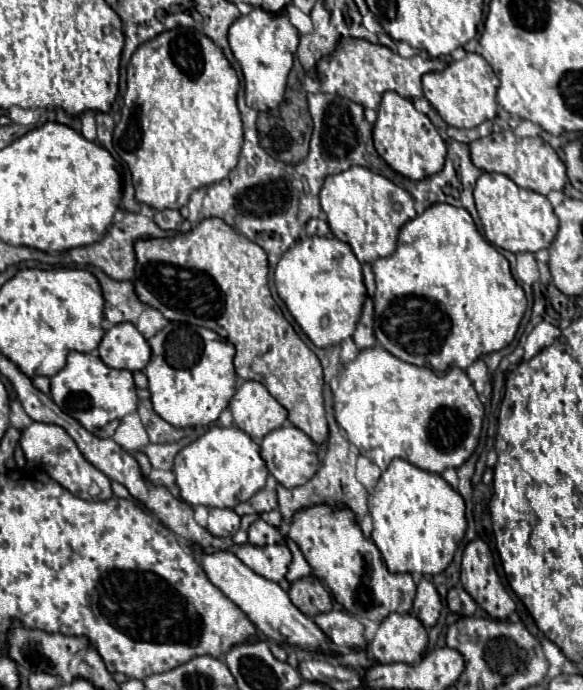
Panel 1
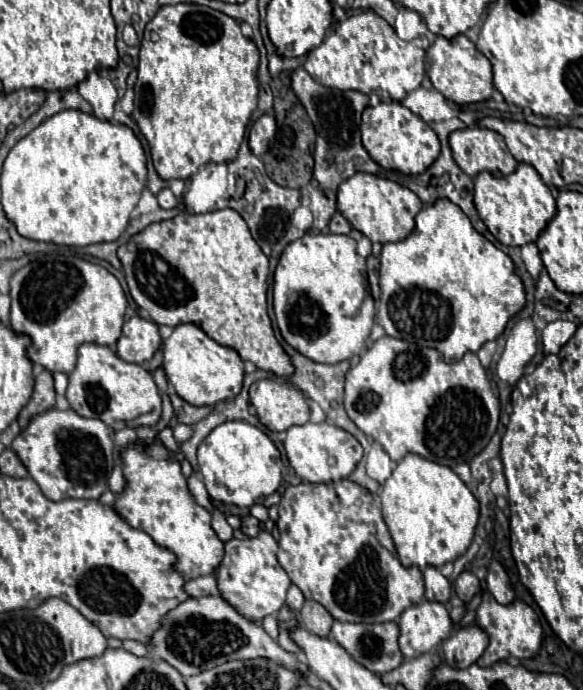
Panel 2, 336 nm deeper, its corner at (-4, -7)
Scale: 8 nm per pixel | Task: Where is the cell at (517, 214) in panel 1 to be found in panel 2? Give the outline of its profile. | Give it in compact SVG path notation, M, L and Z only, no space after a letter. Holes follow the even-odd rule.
M518 163L516 171L510 175L478 173L474 179L474 205L488 231L504 245L526 245L536 241L546 223L556 215L556 201L550 187L544 185L540 173L528 163Z

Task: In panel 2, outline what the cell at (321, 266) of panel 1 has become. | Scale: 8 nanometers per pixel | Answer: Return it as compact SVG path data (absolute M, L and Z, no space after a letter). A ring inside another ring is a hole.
M318 233L292 241L278 261L274 271L274 315L284 341L300 351L304 357L316 363L340 363L344 359L352 359L366 349L366 341L370 337L370 329L374 325L374 297L368 287L366 277L366 259L358 255L356 241L348 235L334 233Z

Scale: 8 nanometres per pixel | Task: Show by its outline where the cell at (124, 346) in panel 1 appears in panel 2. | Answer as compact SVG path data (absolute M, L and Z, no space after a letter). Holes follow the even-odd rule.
M134 315L124 323L122 337L116 343L116 353L128 363L142 365L154 357L160 343L162 337L158 325L152 319L142 319Z

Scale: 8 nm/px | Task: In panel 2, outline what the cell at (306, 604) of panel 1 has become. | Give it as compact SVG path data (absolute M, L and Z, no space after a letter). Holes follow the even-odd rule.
M304 601L304 607L300 609L300 625L318 635L318 637L330 637L330 627L334 623L334 617L318 603L318 601Z

